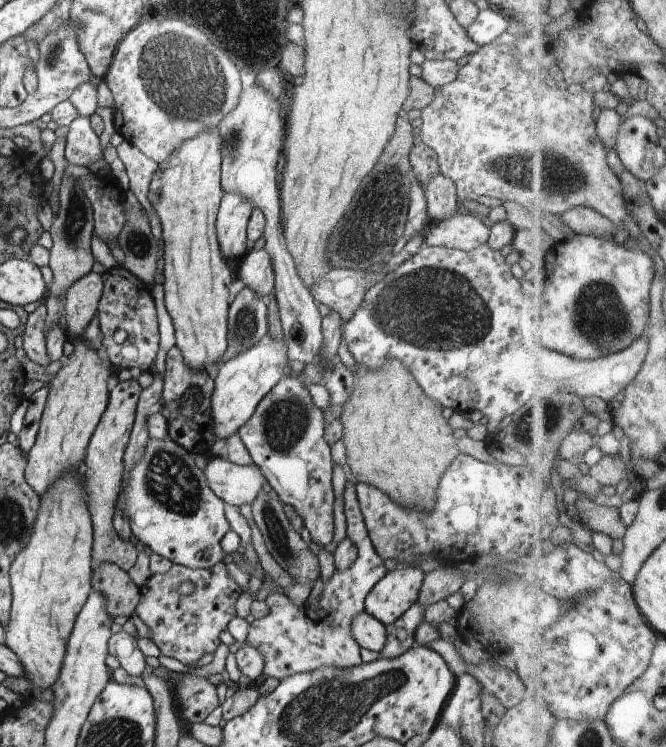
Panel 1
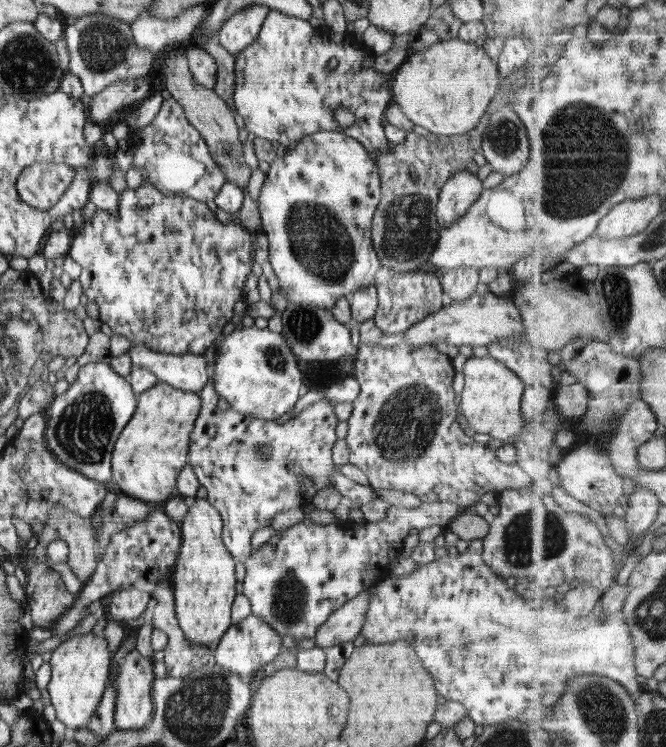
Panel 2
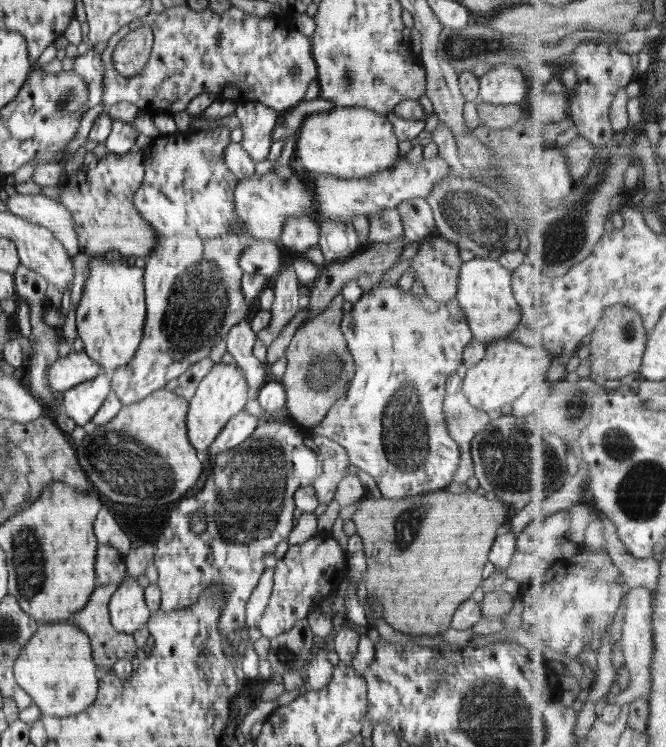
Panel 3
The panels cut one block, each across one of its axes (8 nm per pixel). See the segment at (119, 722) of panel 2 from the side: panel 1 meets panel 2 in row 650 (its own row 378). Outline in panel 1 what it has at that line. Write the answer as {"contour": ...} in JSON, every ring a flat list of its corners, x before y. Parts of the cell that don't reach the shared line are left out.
{"contour":[[138,374,119,382,109,391,109,401,98,426,94,429,87,454,84,460,85,489,89,500,91,523,93,524,93,549,91,559,93,570,103,562,112,562,120,568,130,570,136,564,138,551,130,541,122,540,114,530,113,516,115,515,115,502,123,488,125,478,125,450,135,419,135,412,142,387,137,381]]}

